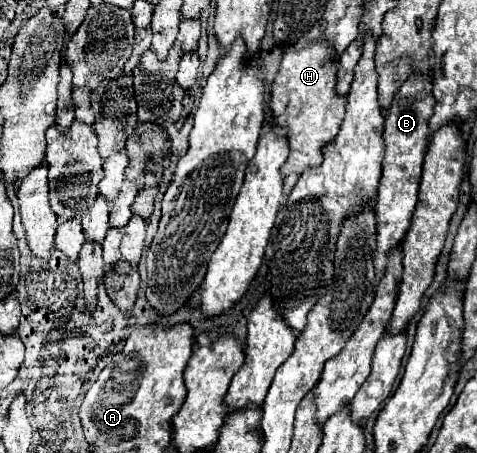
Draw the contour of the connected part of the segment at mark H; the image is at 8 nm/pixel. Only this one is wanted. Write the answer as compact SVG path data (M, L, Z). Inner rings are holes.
M316 42L306 48L290 46L284 52L278 76L270 88L270 112L276 126L286 128L286 138L290 144L290 156L282 166L282 176L300 176L302 170L322 164L322 148L334 140L344 120L346 98L338 96L336 86L336 66L330 62L330 50Z

